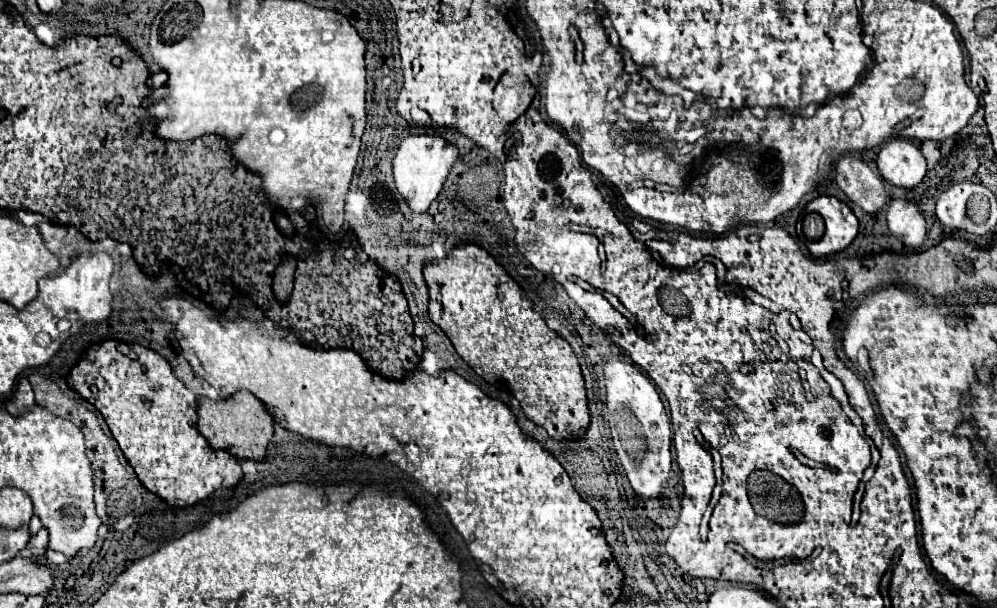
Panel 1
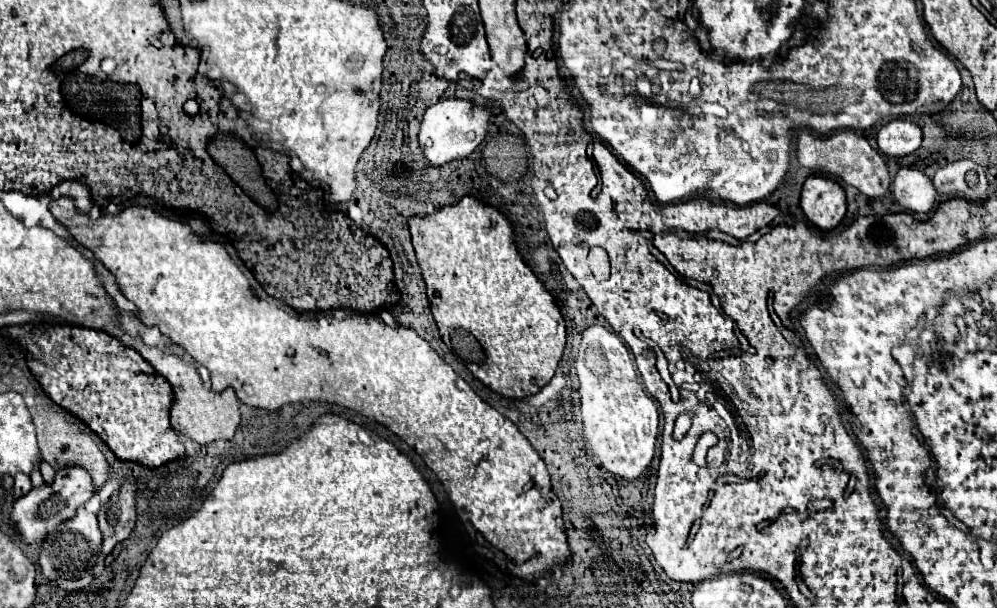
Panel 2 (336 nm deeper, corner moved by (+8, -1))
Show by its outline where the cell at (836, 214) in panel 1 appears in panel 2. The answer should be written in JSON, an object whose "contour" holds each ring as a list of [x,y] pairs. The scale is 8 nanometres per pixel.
{"contour":[[[809,176],[803,184],[801,208],[817,228],[831,230],[845,216],[845,190],[831,178]]]}

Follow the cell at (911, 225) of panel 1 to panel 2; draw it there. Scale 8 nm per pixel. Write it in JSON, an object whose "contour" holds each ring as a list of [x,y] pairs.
{"contour":[[[903,166],[893,180],[893,192],[895,200],[915,216],[925,216],[933,210],[937,192],[929,176],[925,172],[913,168],[913,166]]]}

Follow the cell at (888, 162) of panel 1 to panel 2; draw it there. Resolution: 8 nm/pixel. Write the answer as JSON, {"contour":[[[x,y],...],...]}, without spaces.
{"contour":[[[897,118],[879,130],[877,144],[887,156],[907,156],[921,146],[921,136],[921,128],[915,122]]]}

